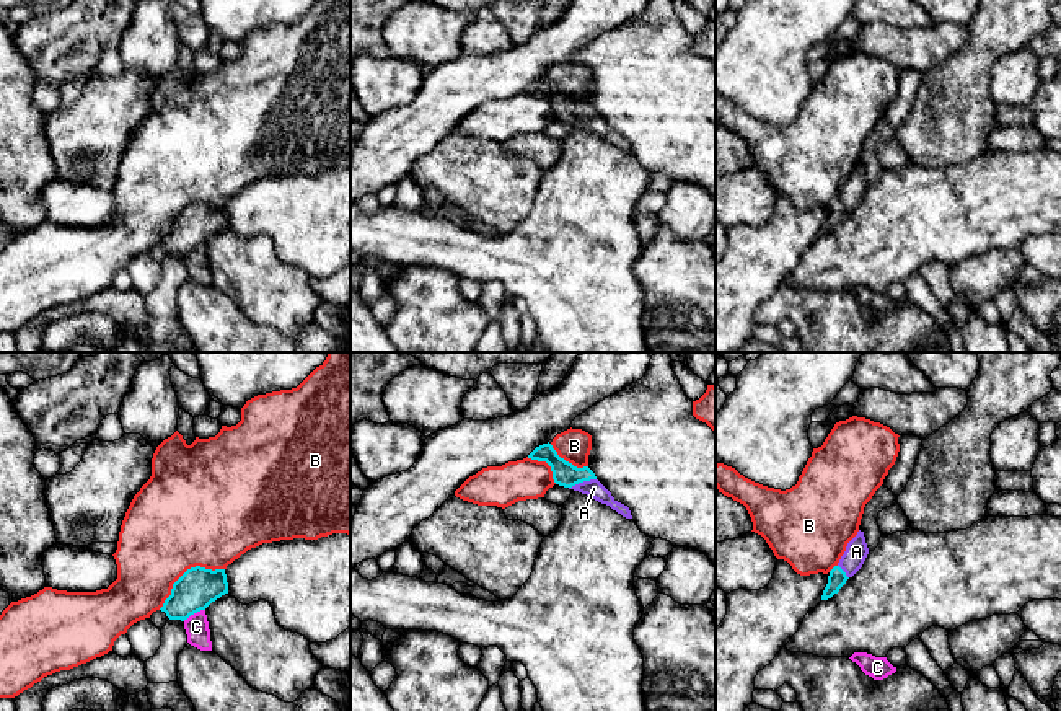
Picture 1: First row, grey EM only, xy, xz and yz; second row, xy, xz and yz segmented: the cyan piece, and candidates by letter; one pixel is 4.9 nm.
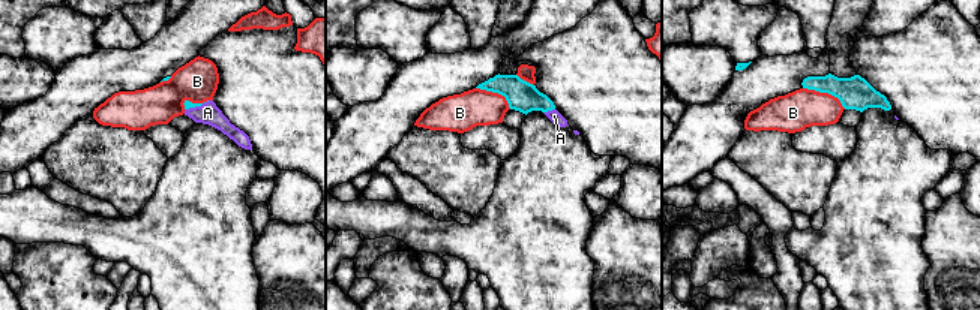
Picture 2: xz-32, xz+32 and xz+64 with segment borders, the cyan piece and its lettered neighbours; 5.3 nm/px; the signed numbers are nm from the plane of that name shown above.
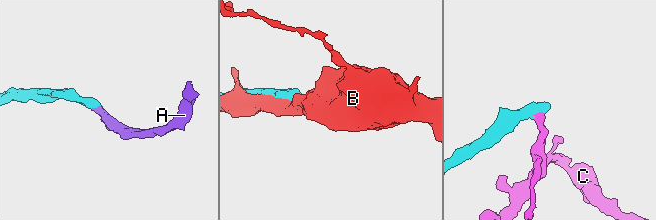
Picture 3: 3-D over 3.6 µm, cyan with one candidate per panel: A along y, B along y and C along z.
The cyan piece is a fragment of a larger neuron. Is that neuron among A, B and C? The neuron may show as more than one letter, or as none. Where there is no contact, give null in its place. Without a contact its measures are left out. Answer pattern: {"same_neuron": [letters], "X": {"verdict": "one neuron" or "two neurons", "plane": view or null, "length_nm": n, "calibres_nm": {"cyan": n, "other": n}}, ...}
{"same_neuron": ["A"], "A": {"verdict": "one neuron", "plane": "xz", "length_nm": 140, "calibres_nm": {"cyan": 120, "other": 90}}, "B": {"verdict": "two neurons", "plane": "xy", "length_nm": 380, "calibres_nm": {"cyan": 200, "other": 480}}, "C": {"verdict": "two neurons", "plane": "xy", "length_nm": 130, "calibres_nm": {"cyan": 200, "other": 120}}}

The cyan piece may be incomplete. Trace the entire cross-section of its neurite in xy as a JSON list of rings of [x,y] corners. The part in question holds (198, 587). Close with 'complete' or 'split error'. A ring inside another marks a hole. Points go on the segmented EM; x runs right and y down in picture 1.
[[[200,566],[187,569],[171,589],[161,612],[169,620],[187,620],[191,615],[205,610],[212,602],[228,594],[225,569],[205,569]]] | complete

